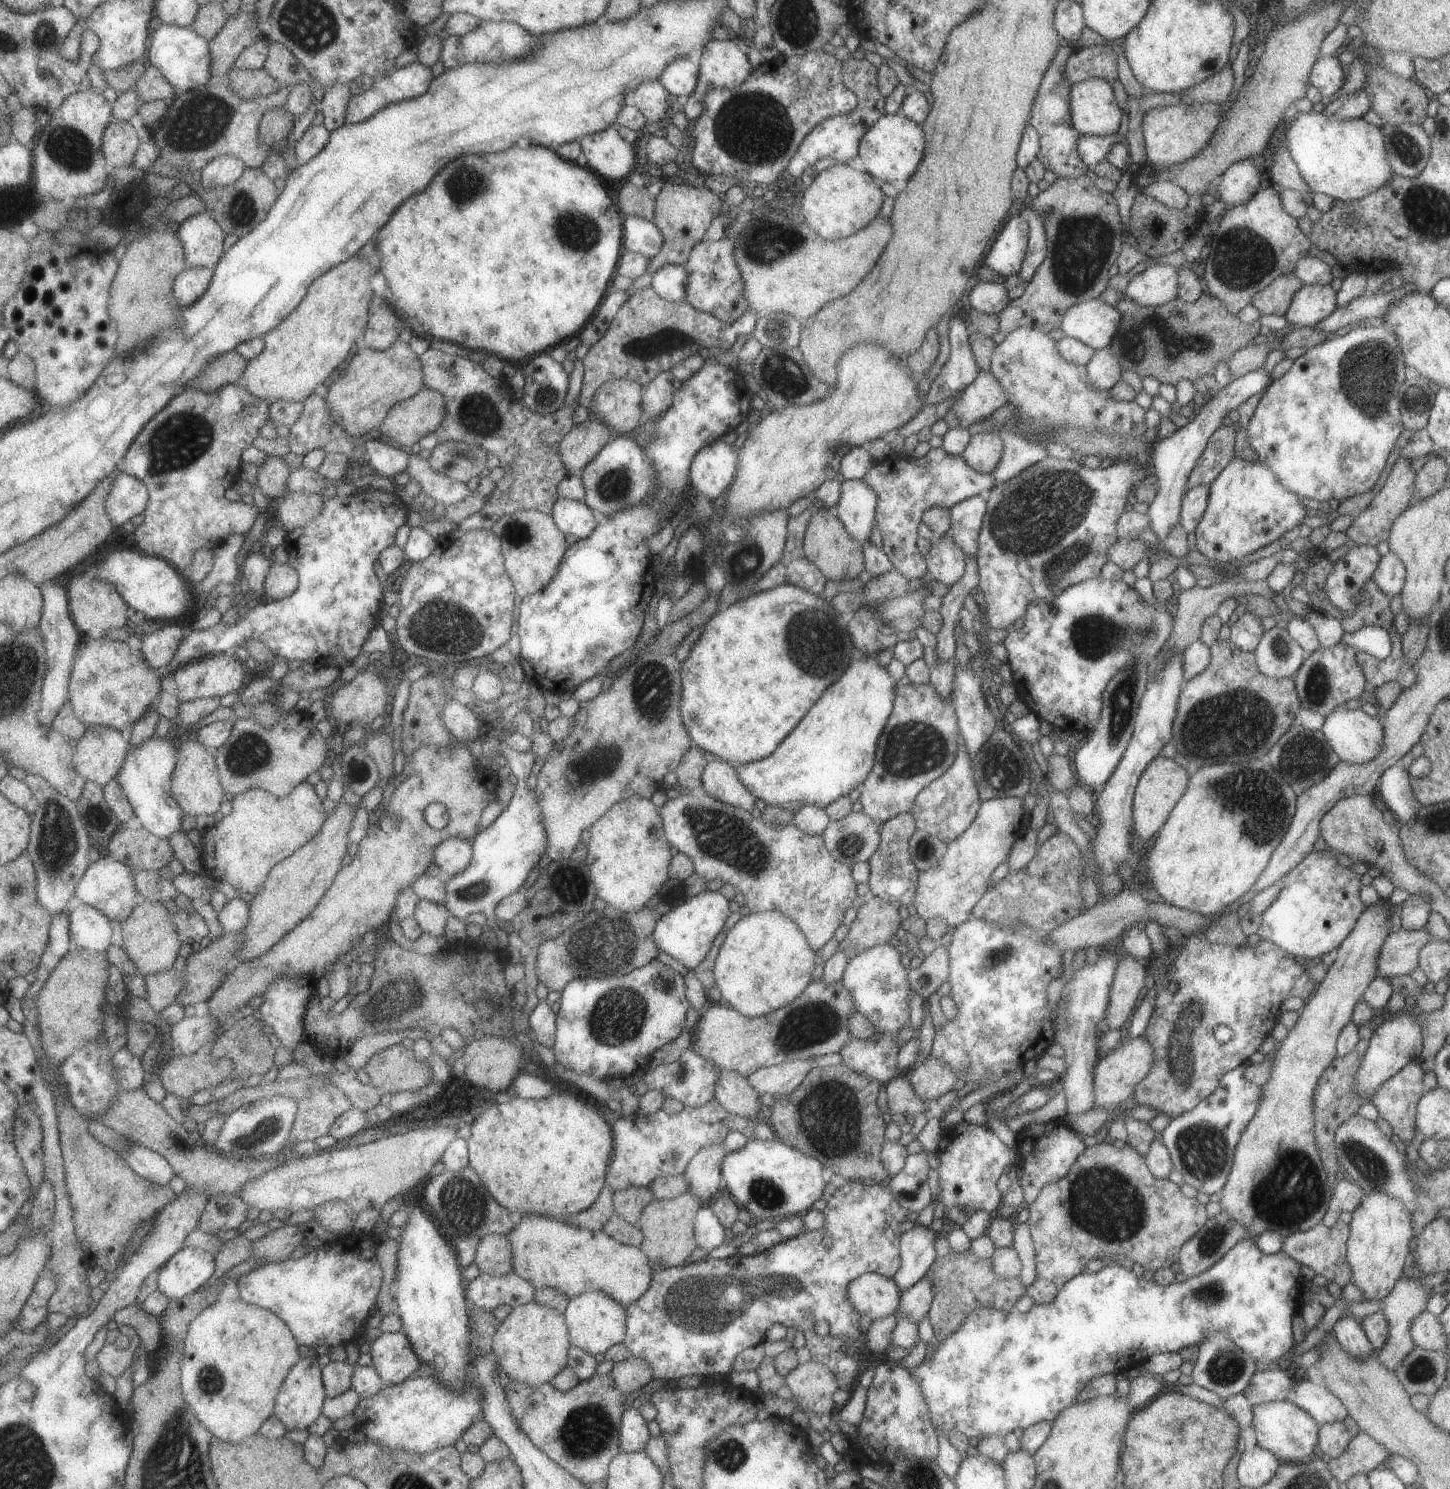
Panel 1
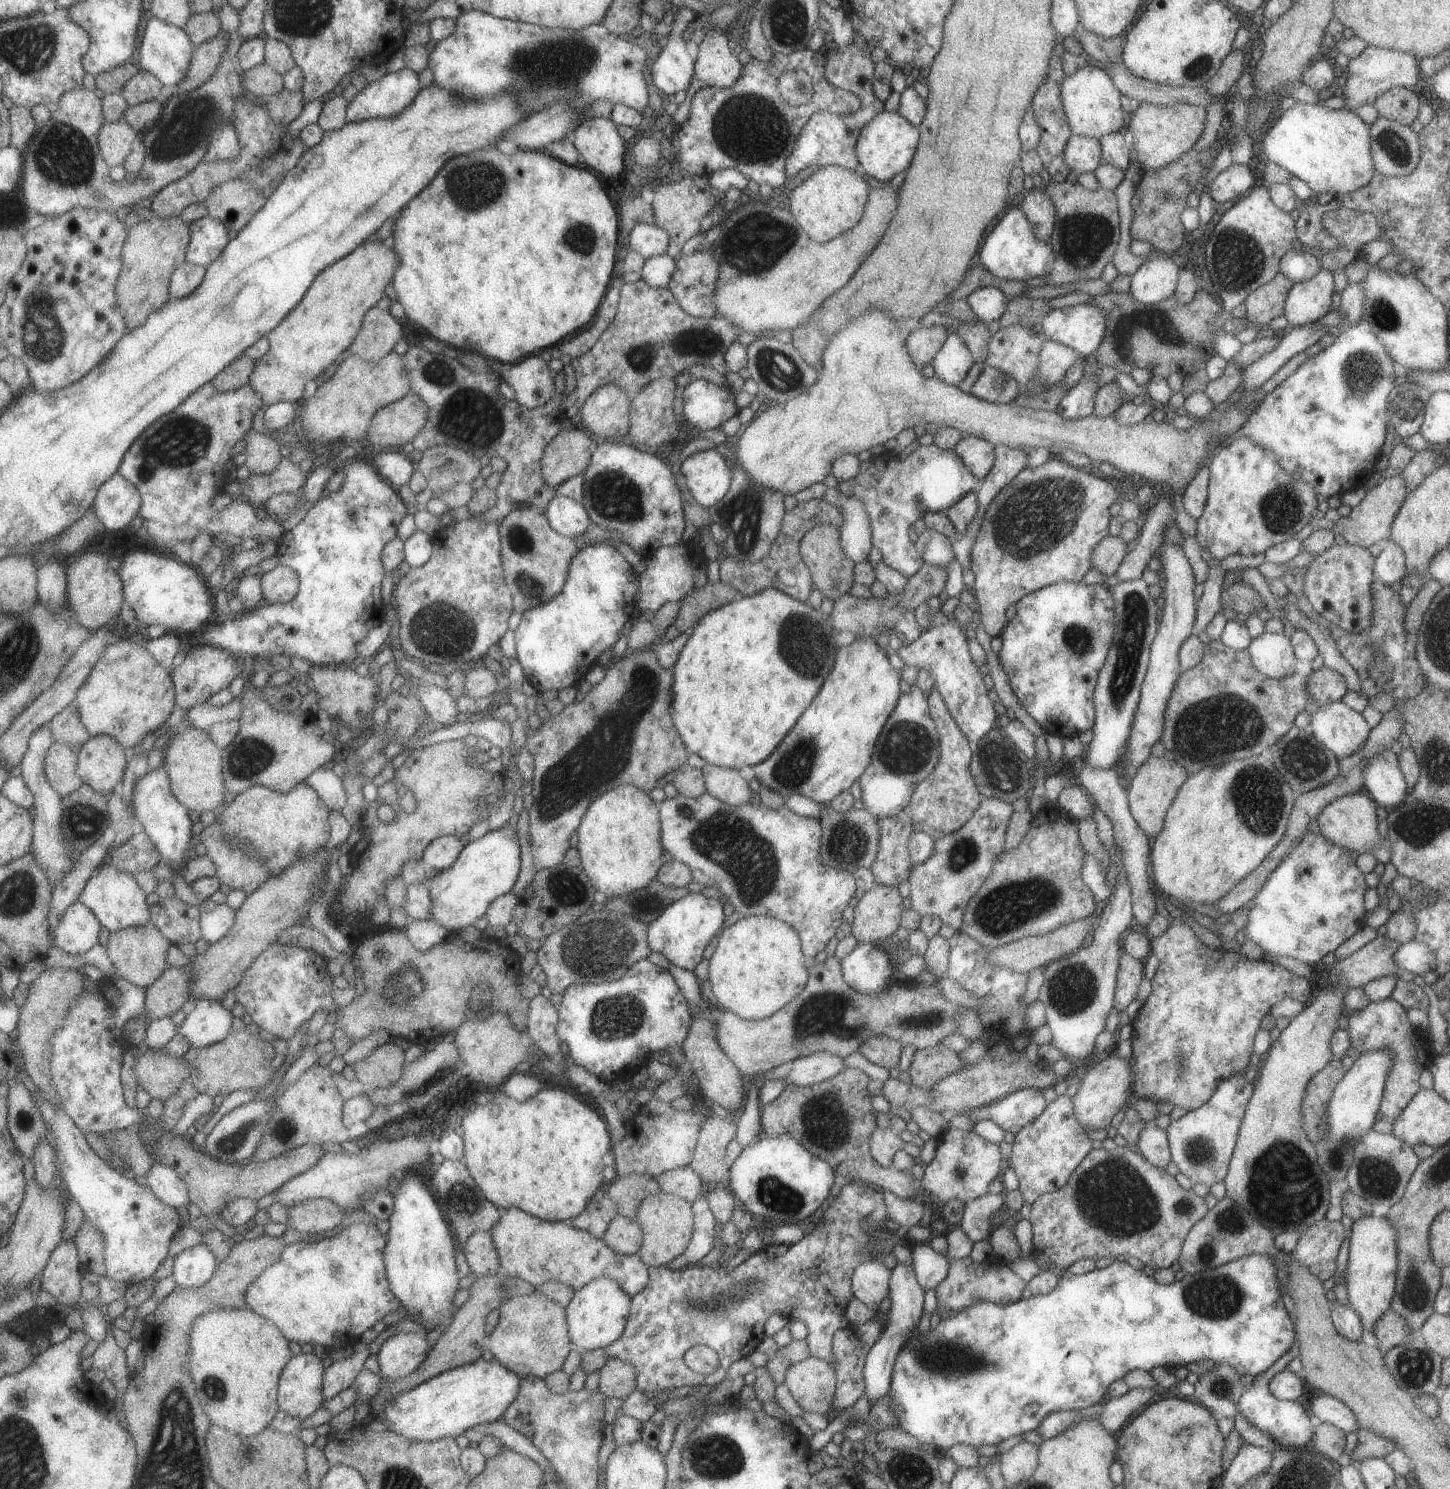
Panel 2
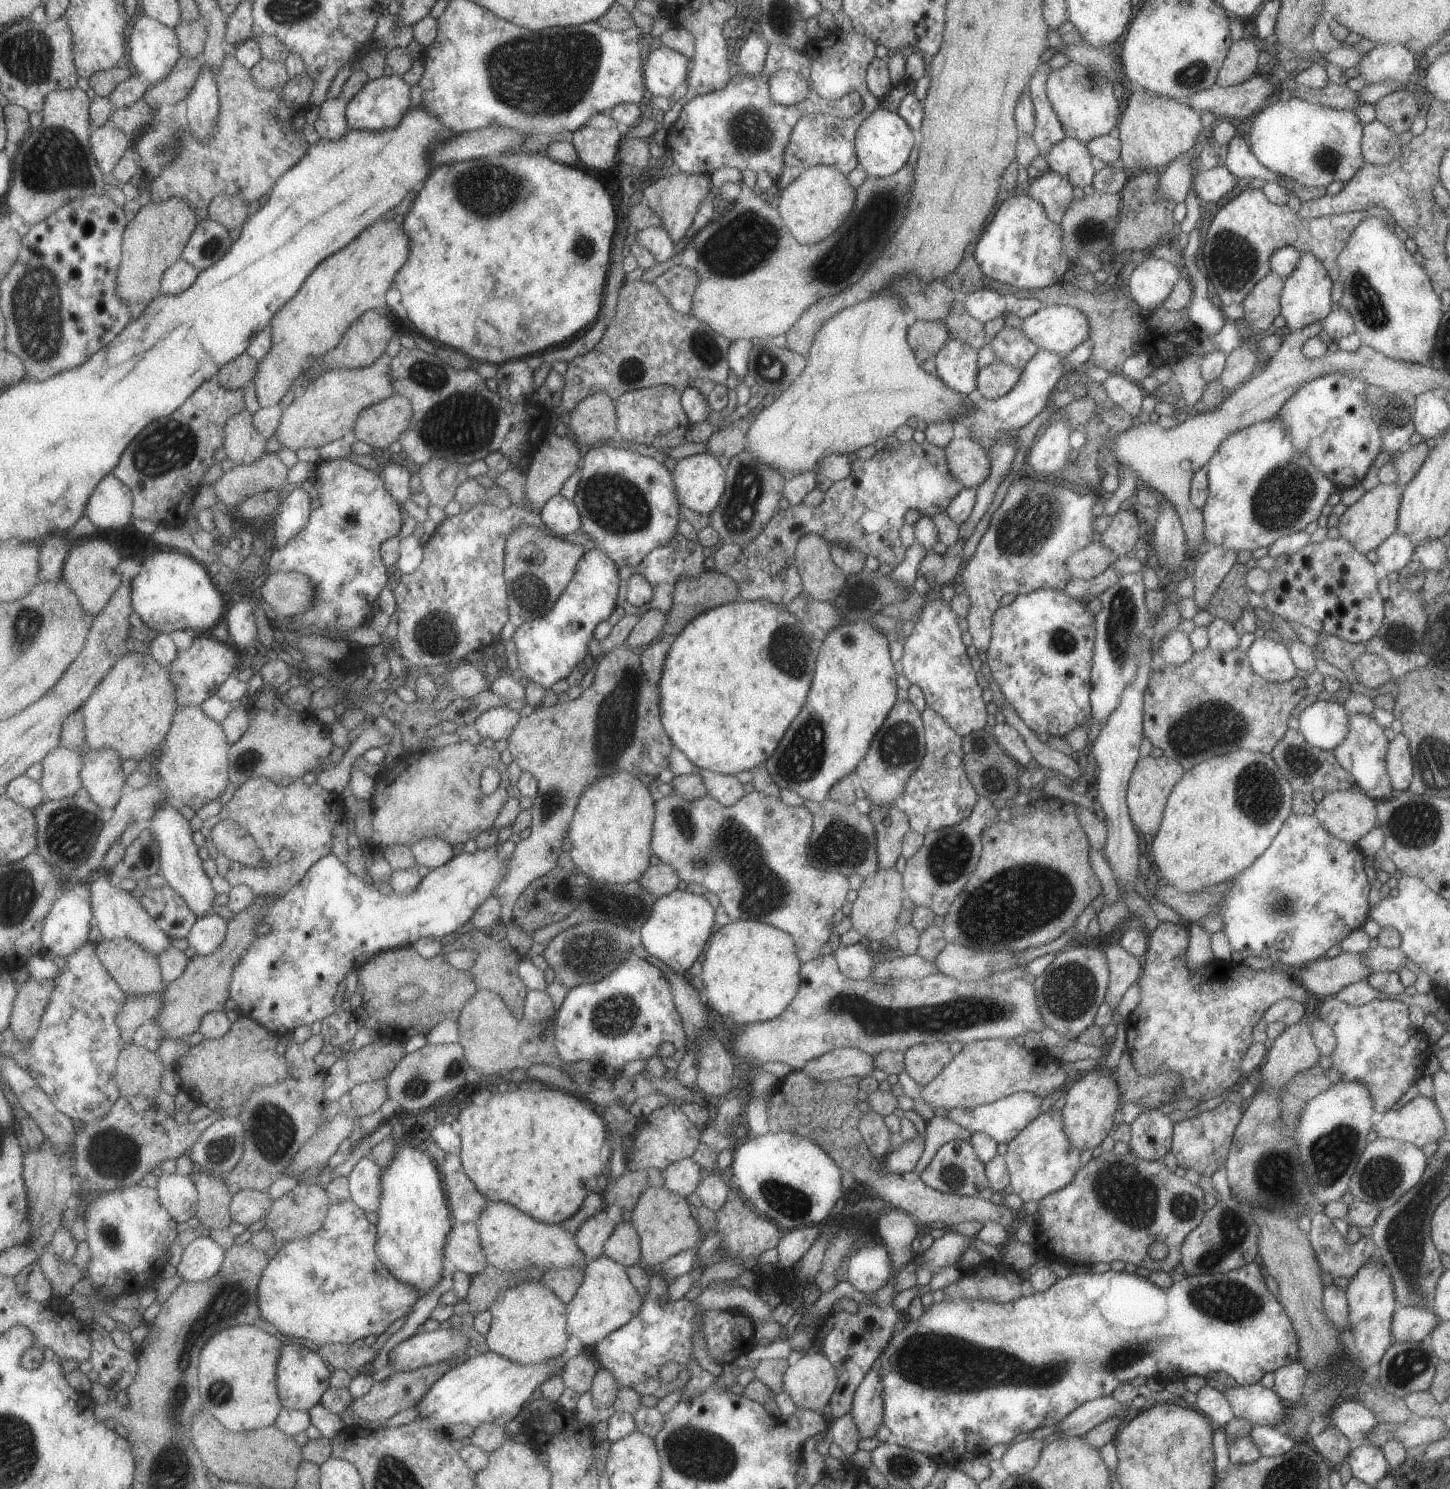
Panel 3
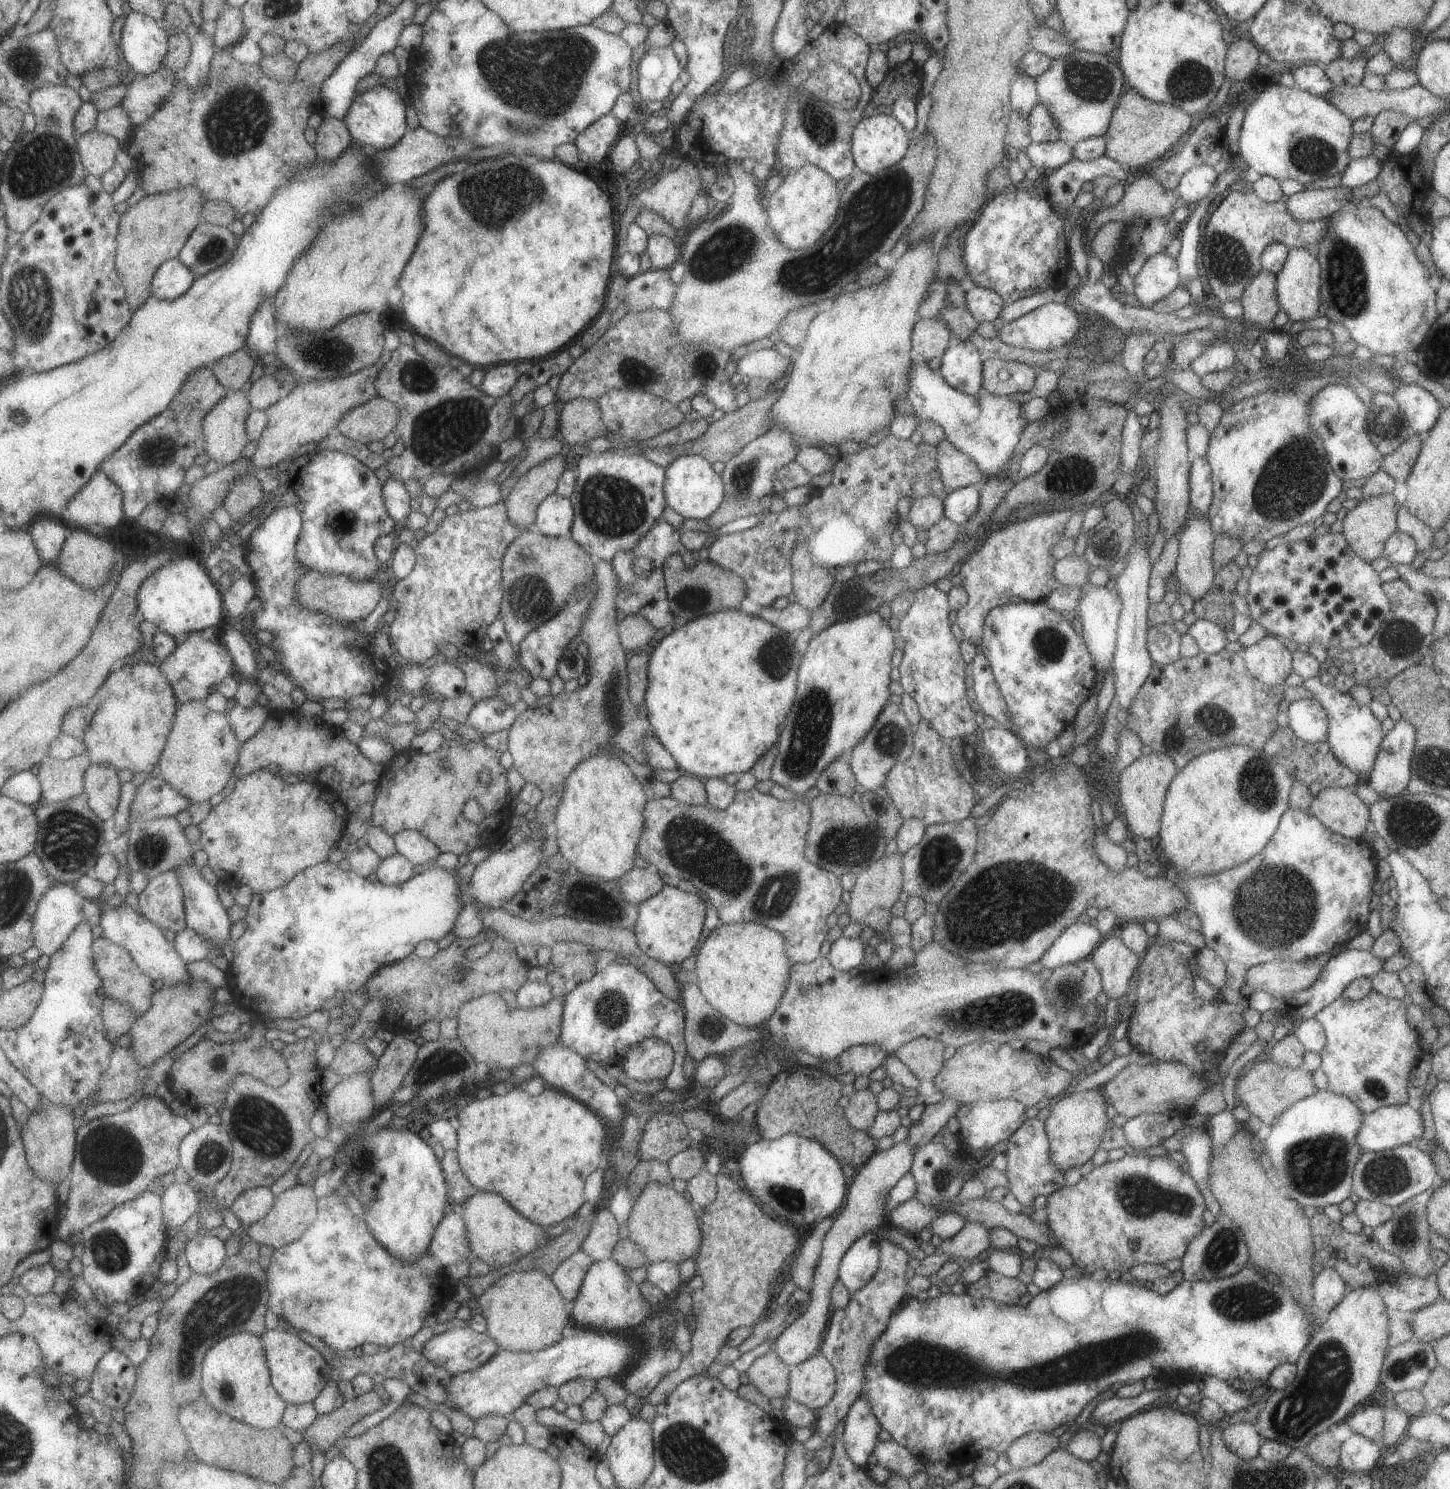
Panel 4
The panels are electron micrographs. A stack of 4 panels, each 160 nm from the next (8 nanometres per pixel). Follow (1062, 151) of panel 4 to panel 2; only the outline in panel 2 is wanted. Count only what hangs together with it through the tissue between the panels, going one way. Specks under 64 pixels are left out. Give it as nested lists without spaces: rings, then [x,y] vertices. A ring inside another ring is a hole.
[[[1071,135],[1066,142],[1063,158],[1068,170],[1078,175],[1091,173],[1101,162],[1100,142],[1098,139],[1081,135]]]

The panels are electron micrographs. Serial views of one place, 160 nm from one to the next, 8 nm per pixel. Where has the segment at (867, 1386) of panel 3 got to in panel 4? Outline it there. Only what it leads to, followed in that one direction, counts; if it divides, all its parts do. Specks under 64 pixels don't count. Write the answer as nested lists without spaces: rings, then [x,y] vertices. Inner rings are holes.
[[[863,1395],[851,1403],[845,1415],[841,1436],[843,1450],[853,1464],[865,1468],[867,1456],[873,1452],[874,1444],[879,1440],[879,1423]]]

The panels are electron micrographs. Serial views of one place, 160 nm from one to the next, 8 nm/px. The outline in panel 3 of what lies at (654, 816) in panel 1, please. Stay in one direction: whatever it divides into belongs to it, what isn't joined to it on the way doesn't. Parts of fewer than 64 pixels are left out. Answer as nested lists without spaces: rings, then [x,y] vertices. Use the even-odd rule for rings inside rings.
[[[617,771],[599,777],[581,793],[568,828],[569,854],[575,864],[575,872],[579,870],[589,880],[607,884],[638,881],[648,869],[652,855],[653,821],[654,801],[635,774]]]

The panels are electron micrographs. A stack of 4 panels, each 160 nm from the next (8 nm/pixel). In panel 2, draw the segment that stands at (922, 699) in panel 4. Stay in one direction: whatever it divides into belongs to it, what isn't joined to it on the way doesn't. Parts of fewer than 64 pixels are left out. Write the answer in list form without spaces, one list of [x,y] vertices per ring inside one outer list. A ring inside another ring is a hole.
[[[938,616],[933,627],[923,631],[910,643],[903,643],[895,652],[905,666],[923,669],[932,674],[934,687],[939,691],[951,718],[971,746],[997,725],[994,702],[987,697],[988,690],[983,685],[983,675],[969,657],[964,628],[959,626],[953,617],[944,619]]]

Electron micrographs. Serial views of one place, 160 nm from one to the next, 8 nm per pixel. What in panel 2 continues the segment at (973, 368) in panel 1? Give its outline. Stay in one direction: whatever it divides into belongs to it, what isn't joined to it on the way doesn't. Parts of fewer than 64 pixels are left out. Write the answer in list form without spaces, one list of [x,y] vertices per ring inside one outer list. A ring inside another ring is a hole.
[[[949,329],[941,348],[931,359],[930,365],[935,378],[941,382],[957,386],[964,382],[967,371],[974,363],[969,349],[953,329]]]

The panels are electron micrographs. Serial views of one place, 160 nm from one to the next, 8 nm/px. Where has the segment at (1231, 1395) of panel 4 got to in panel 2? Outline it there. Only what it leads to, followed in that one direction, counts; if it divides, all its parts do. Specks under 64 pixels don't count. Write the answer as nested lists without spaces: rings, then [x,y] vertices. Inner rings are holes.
[[[1297,1336],[1294,1343],[1271,1366],[1254,1377],[1238,1398],[1238,1412],[1247,1419],[1255,1428],[1266,1432],[1279,1446],[1286,1449],[1301,1449],[1311,1447],[1312,1434],[1310,1428],[1311,1418],[1308,1411],[1304,1410],[1297,1401],[1277,1400],[1268,1389],[1268,1382],[1275,1373],[1285,1369],[1285,1365],[1295,1356],[1298,1356],[1299,1341]]]

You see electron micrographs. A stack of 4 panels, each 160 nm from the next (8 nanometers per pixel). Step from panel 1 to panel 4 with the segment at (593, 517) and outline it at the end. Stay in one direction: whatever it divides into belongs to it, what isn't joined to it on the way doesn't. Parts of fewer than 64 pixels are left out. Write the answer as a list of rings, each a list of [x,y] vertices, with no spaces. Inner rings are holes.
[[[553,492],[537,506],[533,529],[552,537],[567,537],[573,522],[573,505],[570,498]]]

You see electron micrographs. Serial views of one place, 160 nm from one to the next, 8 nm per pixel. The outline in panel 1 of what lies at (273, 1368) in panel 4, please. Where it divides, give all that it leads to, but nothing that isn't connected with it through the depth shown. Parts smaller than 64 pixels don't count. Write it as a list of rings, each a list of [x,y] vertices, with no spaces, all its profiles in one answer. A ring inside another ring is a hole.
[[[317,1356],[301,1359],[291,1369],[286,1382],[283,1383],[282,1390],[279,1391],[275,1415],[285,1423],[289,1431],[307,1431],[307,1428],[311,1428],[311,1424],[315,1424],[315,1420],[323,1414],[327,1397],[326,1384]]]

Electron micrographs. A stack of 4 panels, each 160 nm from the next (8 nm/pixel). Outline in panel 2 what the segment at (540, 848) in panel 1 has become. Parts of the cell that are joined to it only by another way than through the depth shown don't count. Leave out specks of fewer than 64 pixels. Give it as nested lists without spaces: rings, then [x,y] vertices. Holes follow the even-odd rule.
[[[508,824],[487,831],[480,838],[463,847],[455,862],[445,871],[428,881],[432,902],[431,916],[435,922],[454,933],[474,920],[484,916],[489,903],[502,894],[509,893],[519,868],[519,838]]]

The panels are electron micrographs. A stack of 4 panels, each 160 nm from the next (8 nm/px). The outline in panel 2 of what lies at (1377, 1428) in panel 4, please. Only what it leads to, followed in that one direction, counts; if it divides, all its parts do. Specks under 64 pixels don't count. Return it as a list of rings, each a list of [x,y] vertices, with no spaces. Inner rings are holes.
[[[1318,1394],[1309,1399],[1309,1414],[1314,1420],[1321,1423],[1331,1423],[1345,1434],[1358,1429],[1353,1413],[1341,1400],[1328,1394]]]

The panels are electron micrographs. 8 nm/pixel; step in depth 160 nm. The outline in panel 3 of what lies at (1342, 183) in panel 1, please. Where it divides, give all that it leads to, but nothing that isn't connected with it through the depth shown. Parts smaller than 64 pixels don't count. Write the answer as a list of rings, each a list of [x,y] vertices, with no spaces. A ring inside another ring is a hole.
[[[1291,97],[1286,101],[1278,100],[1275,104],[1269,104],[1264,110],[1260,110],[1255,114],[1255,119],[1253,118],[1252,124],[1248,131],[1249,134],[1249,148],[1251,152],[1255,155],[1255,158],[1263,165],[1268,168],[1271,172],[1287,176],[1292,179],[1295,183],[1302,186],[1323,186],[1325,188],[1328,184],[1339,181],[1341,183],[1347,182],[1355,173],[1361,168],[1364,163],[1362,152],[1360,149],[1361,139],[1362,139],[1362,124],[1357,118],[1357,115],[1347,109],[1332,109],[1329,107],[1324,107],[1321,105],[1309,104],[1307,101],[1302,101],[1301,99],[1296,99]]]

